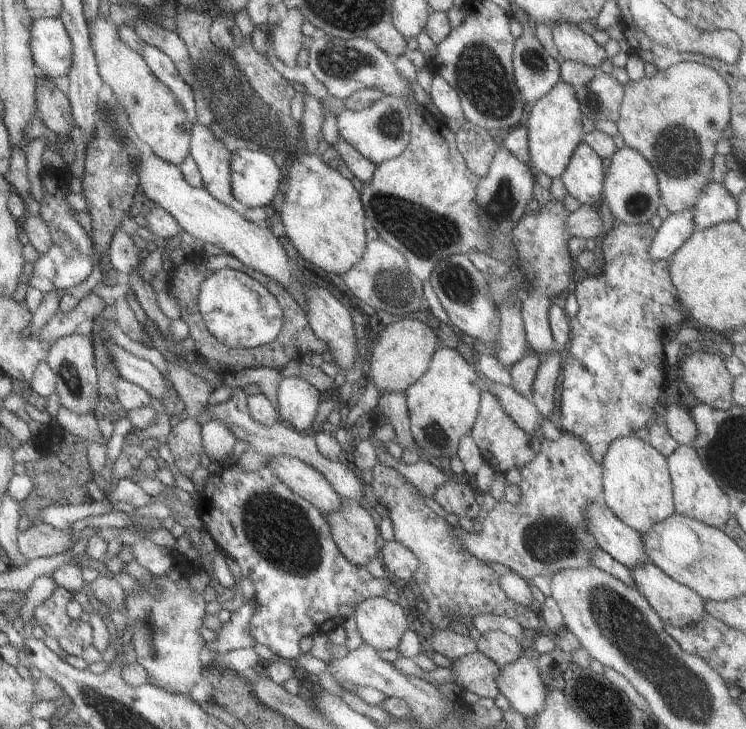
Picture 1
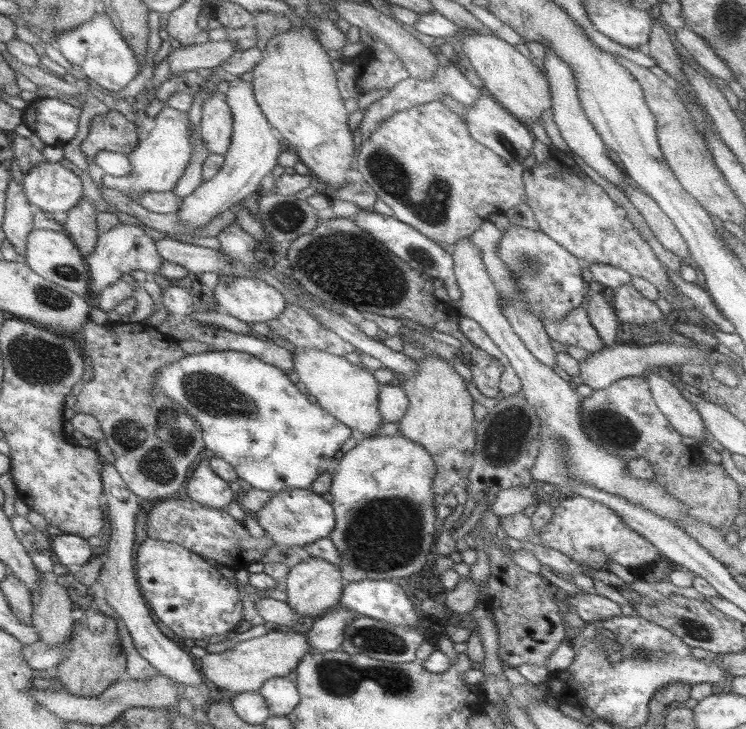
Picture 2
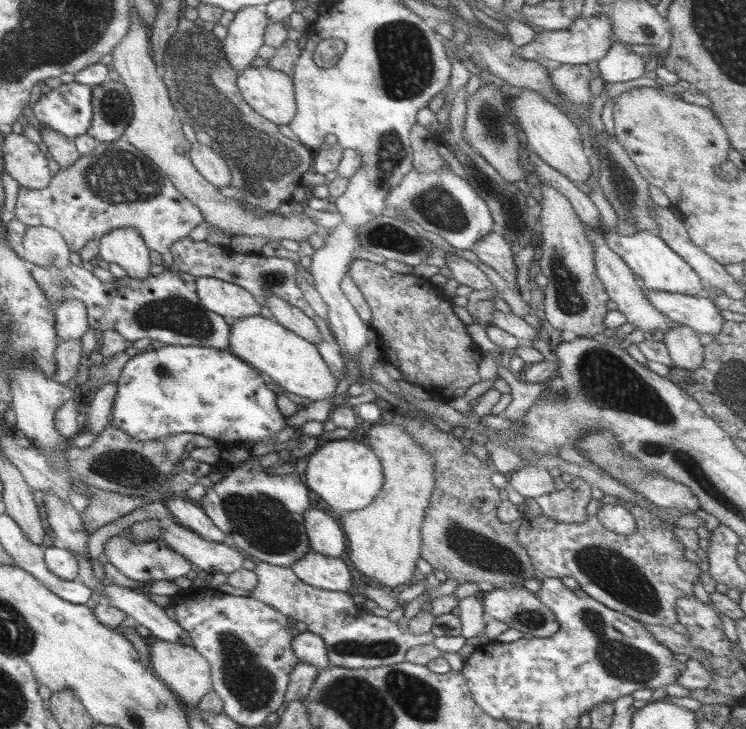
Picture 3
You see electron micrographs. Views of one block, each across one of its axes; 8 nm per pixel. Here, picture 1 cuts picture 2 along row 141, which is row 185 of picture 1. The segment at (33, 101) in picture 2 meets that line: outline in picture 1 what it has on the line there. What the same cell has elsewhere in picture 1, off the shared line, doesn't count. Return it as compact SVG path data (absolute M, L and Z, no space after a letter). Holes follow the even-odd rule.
M45 168L42 174L42 200L40 200L40 218L46 222L50 230L51 247L40 255L40 258L28 266L24 286L38 288L43 293L50 290L64 290L72 286L79 286L88 279L94 270L95 254L89 233L78 224L72 206L68 204L66 196L68 189L69 171L56 168Z

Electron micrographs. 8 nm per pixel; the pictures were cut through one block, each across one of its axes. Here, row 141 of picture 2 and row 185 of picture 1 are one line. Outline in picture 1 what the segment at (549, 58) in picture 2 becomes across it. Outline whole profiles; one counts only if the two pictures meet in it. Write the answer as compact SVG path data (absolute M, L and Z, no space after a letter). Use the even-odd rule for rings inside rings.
M581 142L560 175L566 192L582 205L600 205L606 174L602 159L588 144Z

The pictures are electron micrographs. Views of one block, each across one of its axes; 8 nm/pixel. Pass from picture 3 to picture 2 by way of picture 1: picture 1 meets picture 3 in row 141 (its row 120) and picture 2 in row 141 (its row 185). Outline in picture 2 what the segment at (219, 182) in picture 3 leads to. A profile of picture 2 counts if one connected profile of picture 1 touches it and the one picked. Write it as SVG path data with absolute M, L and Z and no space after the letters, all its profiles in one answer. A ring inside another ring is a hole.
M217 93L202 102L199 138L209 153L225 155L231 143L233 119L226 100Z

